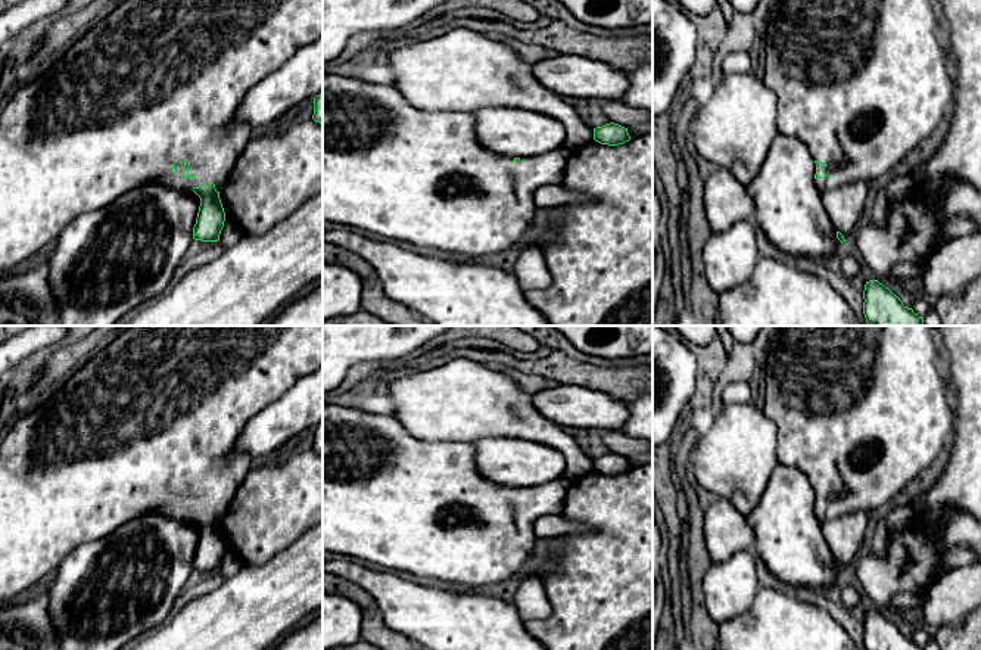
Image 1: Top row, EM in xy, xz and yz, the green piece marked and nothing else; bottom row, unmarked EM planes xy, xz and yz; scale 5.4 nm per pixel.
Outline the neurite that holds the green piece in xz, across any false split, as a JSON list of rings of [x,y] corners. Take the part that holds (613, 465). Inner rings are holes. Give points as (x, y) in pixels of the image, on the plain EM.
[[[610,452],[602,457],[594,458],[594,470],[601,475],[619,476],[630,470],[627,458]]]

